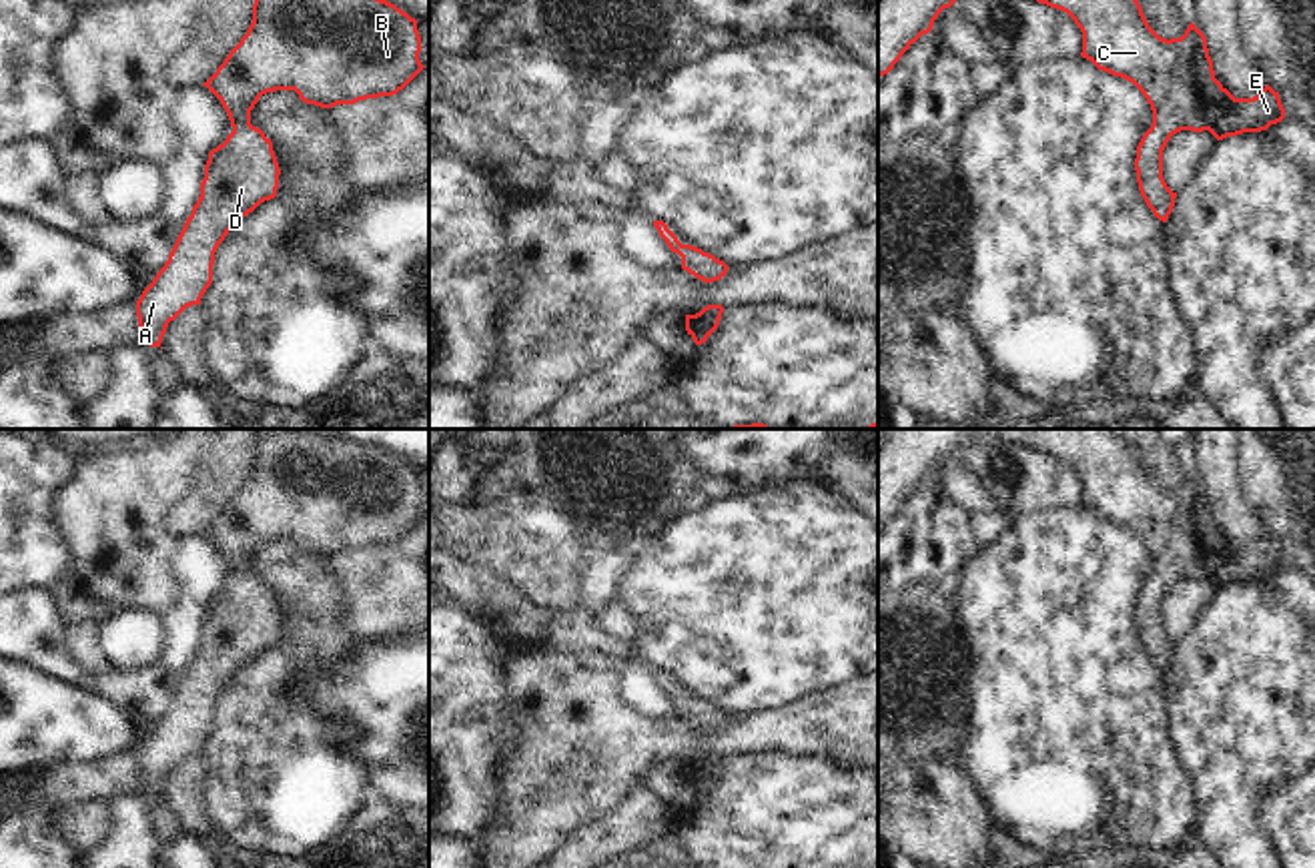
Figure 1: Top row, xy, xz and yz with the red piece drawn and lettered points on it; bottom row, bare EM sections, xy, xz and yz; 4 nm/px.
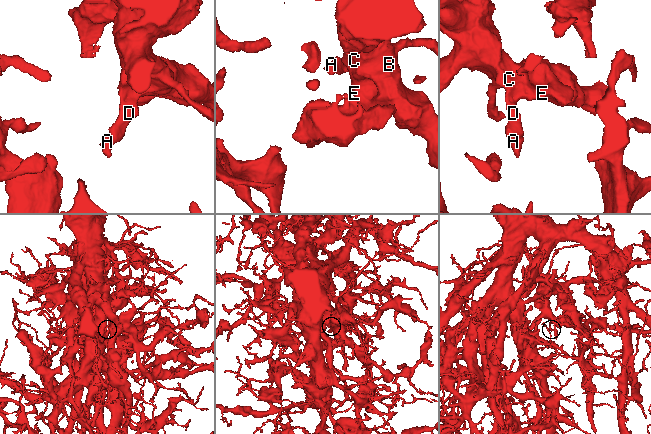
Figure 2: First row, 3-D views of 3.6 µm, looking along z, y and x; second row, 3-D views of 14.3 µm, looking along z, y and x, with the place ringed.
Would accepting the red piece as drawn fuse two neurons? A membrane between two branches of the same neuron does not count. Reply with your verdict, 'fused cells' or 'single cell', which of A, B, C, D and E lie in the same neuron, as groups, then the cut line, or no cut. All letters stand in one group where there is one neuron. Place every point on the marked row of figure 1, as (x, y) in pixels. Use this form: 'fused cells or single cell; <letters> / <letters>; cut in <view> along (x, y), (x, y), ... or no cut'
single cell; A B C D E; no cut

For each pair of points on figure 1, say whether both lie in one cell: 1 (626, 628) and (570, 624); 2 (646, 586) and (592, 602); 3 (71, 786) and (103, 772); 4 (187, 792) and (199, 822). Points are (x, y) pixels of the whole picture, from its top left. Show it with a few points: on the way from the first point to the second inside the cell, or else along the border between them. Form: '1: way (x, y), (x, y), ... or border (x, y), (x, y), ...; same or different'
1: border (604, 630), (616, 638); different
2: border (634, 550), (616, 596); different
3: way (79, 780), (95, 778); same
4: way (187, 800), (191, 814); same

